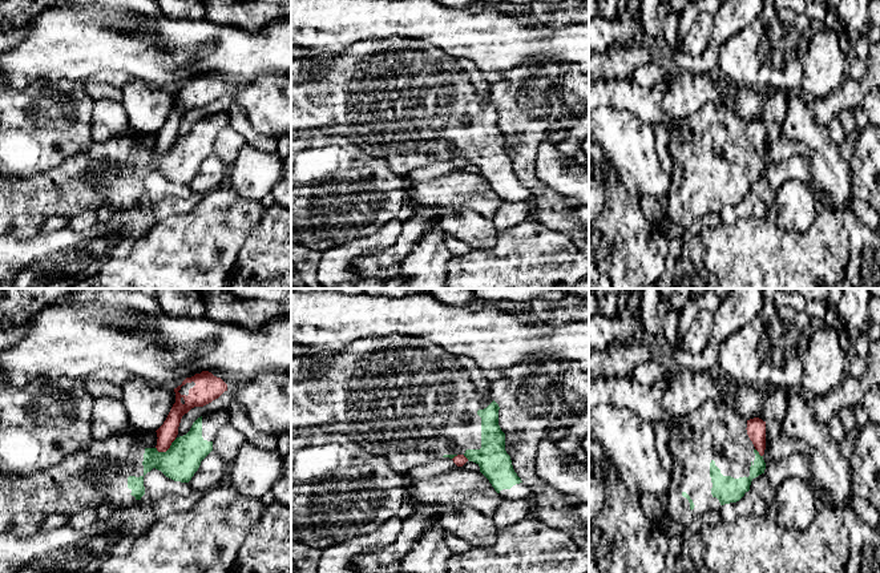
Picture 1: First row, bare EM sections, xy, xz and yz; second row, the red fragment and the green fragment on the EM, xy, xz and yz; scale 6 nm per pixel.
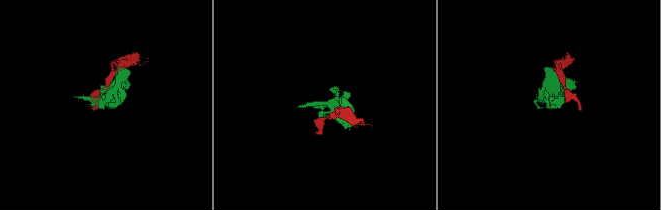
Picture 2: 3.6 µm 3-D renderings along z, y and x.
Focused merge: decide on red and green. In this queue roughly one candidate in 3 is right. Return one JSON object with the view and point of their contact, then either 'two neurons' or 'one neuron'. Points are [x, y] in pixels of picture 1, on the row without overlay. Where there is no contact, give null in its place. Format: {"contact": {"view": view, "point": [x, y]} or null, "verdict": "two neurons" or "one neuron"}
{"contact": {"view": "xy", "point": [166, 152]}, "verdict": "two neurons"}

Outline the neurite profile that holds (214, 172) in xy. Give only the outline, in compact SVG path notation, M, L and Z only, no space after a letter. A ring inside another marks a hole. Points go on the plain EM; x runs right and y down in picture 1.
M211 153L202 164L198 173L194 175L189 186L201 194L213 191L223 185L227 185L230 177L230 166Z

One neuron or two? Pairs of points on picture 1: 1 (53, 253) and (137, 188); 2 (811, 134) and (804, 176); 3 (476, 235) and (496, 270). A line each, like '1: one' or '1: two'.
1: two
2: two
3: two

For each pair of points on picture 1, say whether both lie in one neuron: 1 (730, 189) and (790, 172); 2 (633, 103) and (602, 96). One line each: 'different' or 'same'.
1: different
2: same

